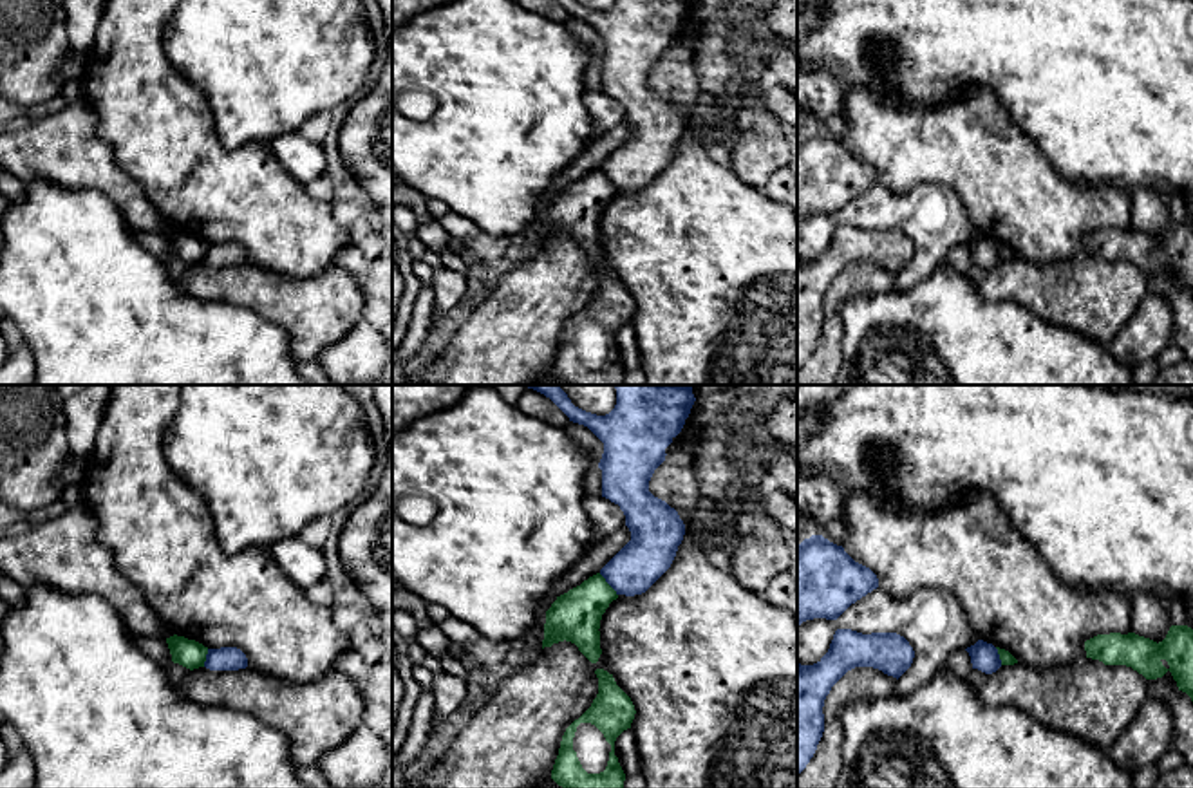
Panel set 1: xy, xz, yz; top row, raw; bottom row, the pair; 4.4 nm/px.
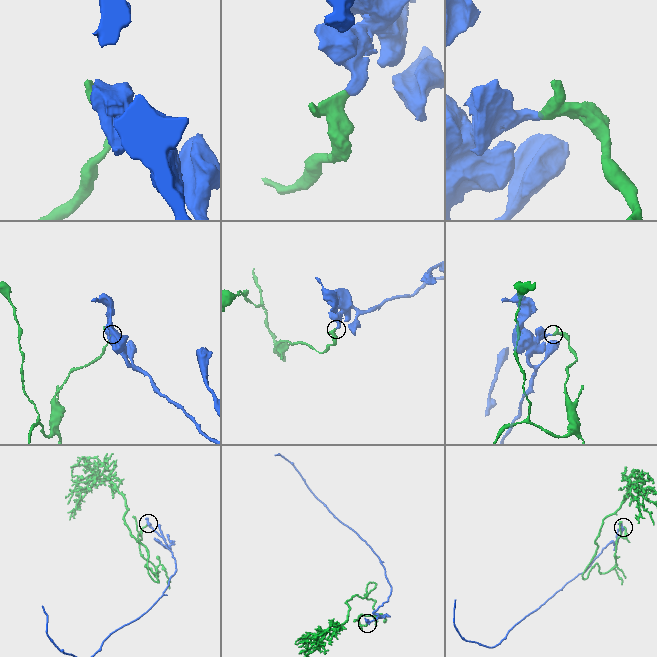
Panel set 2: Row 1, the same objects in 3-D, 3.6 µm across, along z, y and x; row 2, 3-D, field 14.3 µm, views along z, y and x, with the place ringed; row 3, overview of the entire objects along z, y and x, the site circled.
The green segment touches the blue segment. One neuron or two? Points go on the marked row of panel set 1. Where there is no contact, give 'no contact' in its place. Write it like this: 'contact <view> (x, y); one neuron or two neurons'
contact xz (608, 584); two neurons

